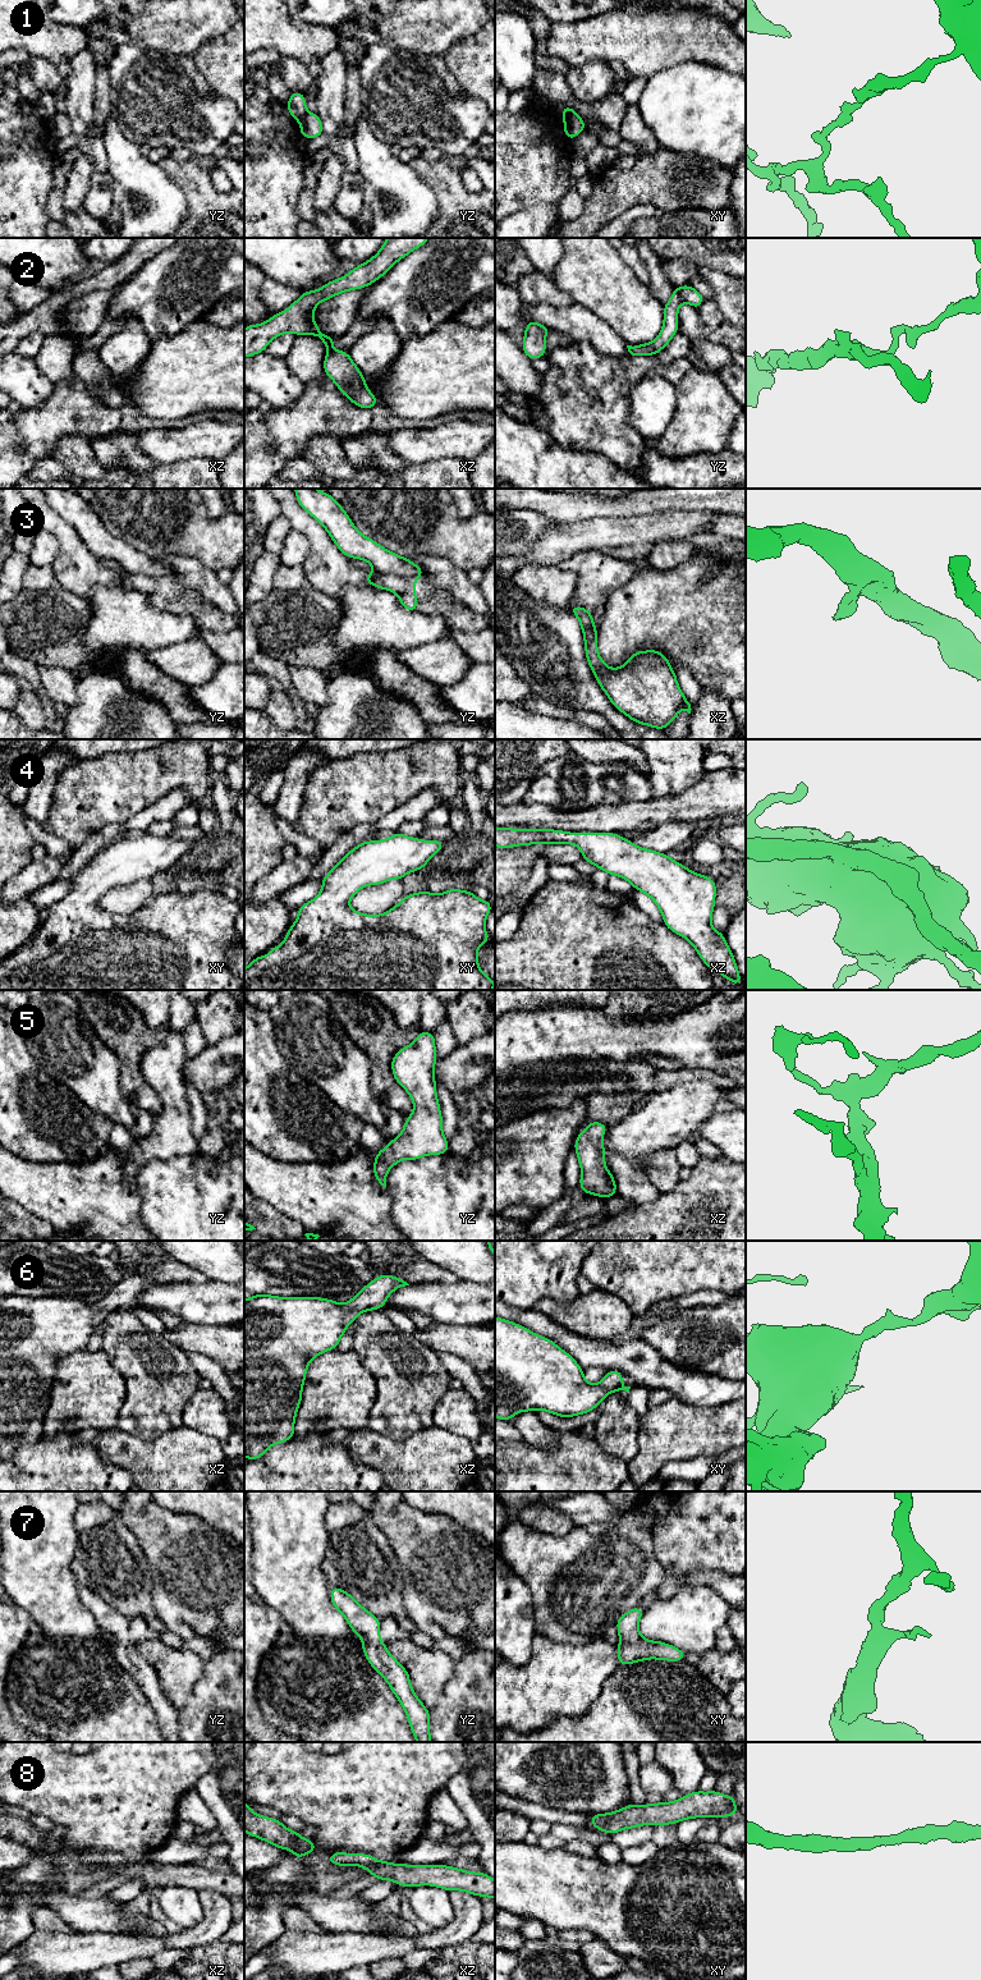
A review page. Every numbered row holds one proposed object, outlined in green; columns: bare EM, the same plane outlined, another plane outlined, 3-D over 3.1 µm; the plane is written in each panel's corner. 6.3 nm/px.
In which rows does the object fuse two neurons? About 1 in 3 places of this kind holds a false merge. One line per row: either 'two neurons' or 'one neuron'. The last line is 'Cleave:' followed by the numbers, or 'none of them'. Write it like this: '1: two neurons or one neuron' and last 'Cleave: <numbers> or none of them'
1: two neurons
2: one neuron
3: two neurons
4: one neuron
5: one neuron
6: one neuron
7: one neuron
8: one neuron
Cleave: 1, 3

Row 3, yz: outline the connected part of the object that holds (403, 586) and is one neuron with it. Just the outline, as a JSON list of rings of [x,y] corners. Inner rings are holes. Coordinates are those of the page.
[[[377,570],[366,576],[365,582],[376,588],[384,588],[395,592],[399,596],[400,605],[414,611],[418,609],[418,600],[413,585],[417,583],[418,577],[399,577],[394,574],[382,574]]]

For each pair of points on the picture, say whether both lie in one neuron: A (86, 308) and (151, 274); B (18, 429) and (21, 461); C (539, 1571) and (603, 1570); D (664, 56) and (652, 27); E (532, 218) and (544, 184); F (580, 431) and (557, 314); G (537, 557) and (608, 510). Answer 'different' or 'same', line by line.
A: different
B: same
C: same
D: same
E: different
F: different
G: different

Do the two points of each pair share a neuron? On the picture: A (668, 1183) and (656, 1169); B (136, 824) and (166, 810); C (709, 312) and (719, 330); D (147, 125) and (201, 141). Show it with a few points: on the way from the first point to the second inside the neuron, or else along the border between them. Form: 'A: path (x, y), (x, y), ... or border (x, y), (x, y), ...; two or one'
A: path (665, 1179), (660, 1173); one
B: path (143, 819), (159, 811); one
C: path (710, 316), (716, 326); one
D: path (160, 125), (186, 125), (188, 128); one

